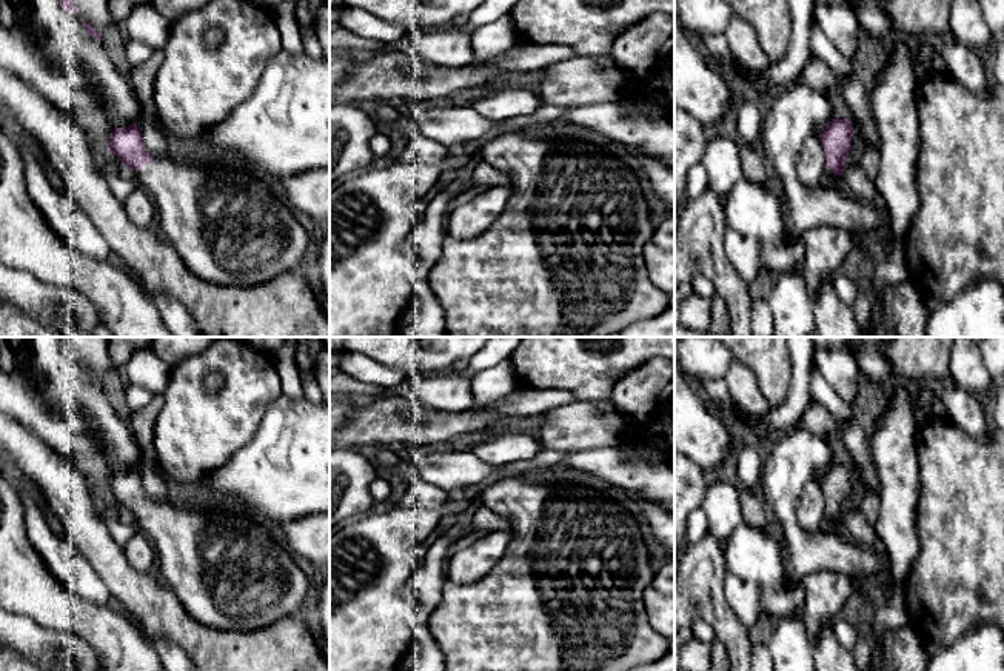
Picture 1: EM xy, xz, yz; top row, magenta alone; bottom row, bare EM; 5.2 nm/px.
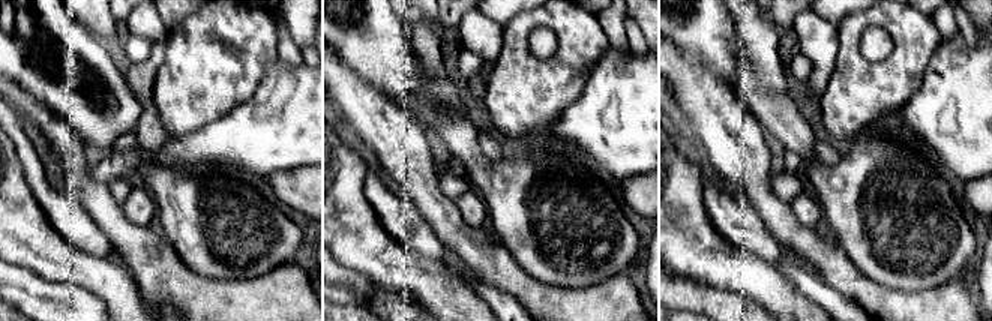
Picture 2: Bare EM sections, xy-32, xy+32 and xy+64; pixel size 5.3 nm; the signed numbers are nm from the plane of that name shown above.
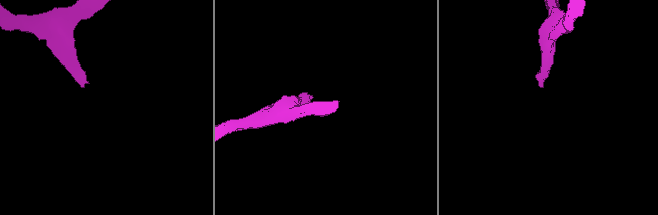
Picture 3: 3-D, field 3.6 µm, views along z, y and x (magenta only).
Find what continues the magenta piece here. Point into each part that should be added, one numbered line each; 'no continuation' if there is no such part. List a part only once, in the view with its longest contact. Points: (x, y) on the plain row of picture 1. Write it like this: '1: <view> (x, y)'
1: xy (228, 573)

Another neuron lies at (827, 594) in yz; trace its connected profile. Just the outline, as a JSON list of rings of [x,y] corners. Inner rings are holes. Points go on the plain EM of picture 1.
[[[816,571],[805,576],[799,585],[804,588],[804,602],[799,616],[815,645],[821,629],[835,617],[848,613],[855,599],[858,582],[836,571]]]

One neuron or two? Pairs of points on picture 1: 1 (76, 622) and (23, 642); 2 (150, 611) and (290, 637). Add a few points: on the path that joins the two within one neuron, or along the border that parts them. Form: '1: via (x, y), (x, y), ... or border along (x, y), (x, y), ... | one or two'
1: border along (20, 616), (45, 628), (82, 637), (88, 644) | two
2: via (185, 631), (204, 645), (254, 645) | one

